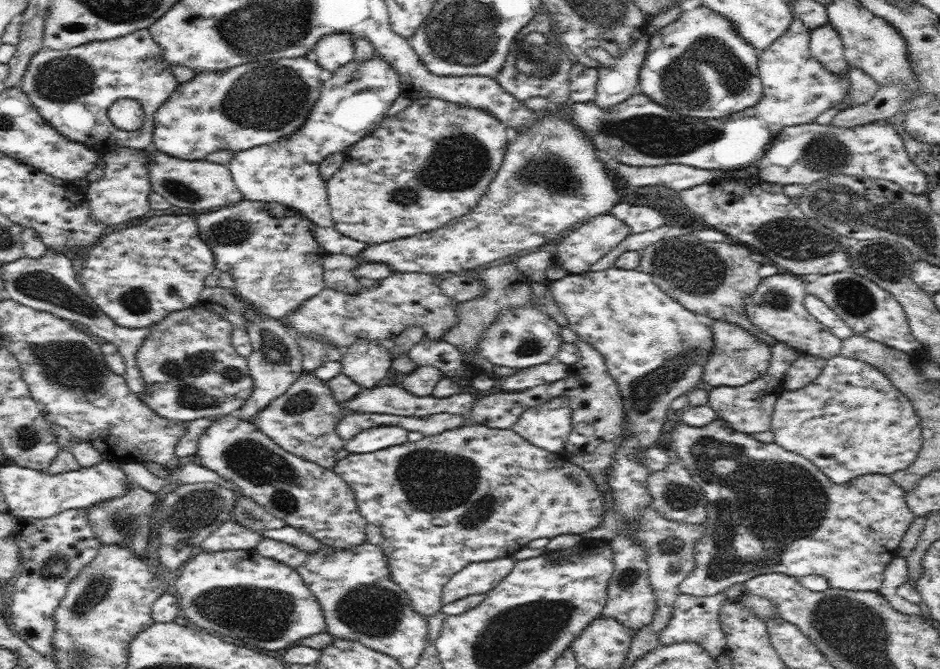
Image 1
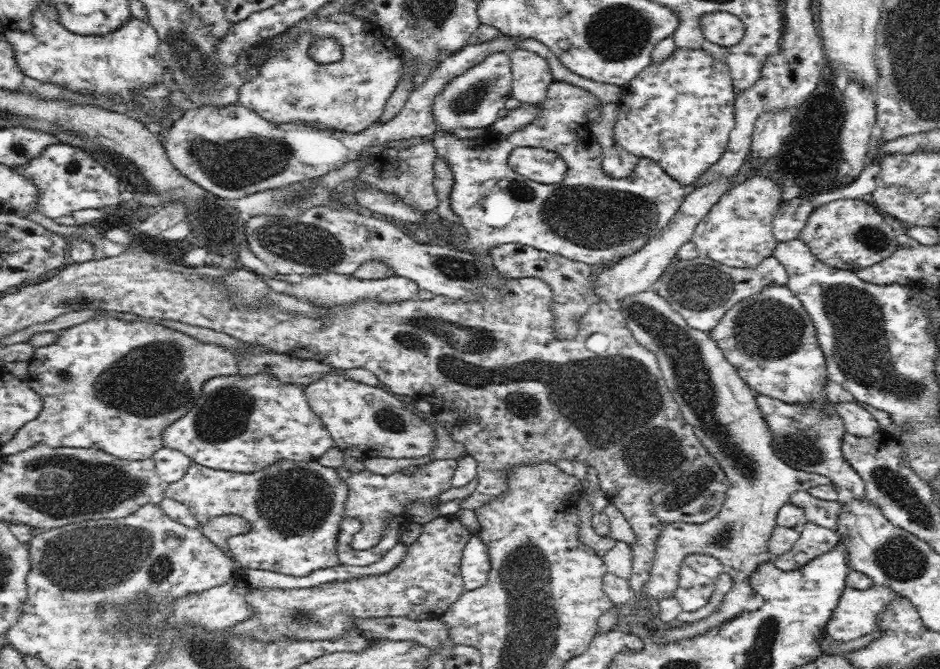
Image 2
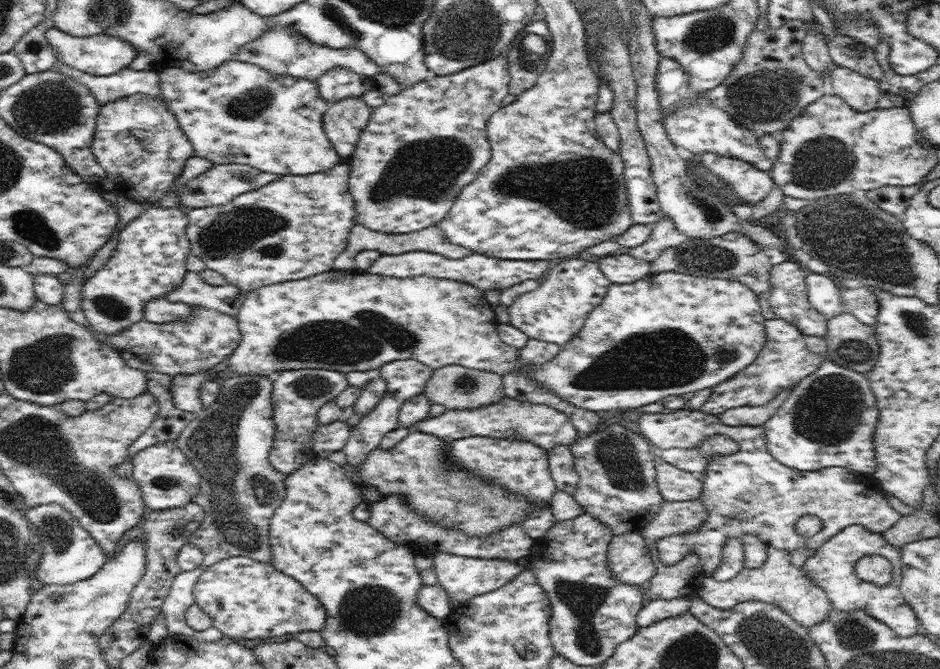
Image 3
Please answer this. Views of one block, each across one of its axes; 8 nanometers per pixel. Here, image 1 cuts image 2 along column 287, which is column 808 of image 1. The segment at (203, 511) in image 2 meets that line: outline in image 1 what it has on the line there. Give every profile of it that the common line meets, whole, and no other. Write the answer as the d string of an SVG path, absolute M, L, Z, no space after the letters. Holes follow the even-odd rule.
M717 417L712 422L698 426L690 426L680 419L669 430L671 446L675 451L675 460L686 467L692 478L700 485L708 500L706 505L707 520L704 535L695 543L693 556L696 568L688 574L687 578L679 585L679 592L692 596L704 597L715 596L725 592L730 586L746 583L753 576L768 573L780 573L793 576L796 579L817 574L829 581L831 588L848 591L876 591L880 589L883 581L883 572L888 564L896 557L900 542L908 531L910 524L915 520L915 514L910 510L906 502L906 493L891 478L890 475L862 475L844 484L832 482L811 460L797 455L795 452L786 450L776 443L764 443L751 437L749 434L740 432L724 419Z

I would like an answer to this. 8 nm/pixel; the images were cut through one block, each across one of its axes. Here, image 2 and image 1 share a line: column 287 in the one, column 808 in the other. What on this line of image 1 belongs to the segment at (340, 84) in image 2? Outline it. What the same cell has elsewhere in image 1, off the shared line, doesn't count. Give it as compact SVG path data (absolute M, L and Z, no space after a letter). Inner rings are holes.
M795 18L788 30L780 39L768 46L758 59L759 78L763 86L762 99L751 108L733 113L724 118L700 119L683 118L674 111L652 101L644 93L634 93L630 99L617 106L602 109L594 102L577 103L571 106L572 121L586 131L590 141L596 145L596 150L613 162L629 164L630 166L664 166L664 164L680 163L705 170L734 170L755 166L769 148L769 144L778 136L782 128L796 126L815 121L820 114L828 109L843 109L841 101L849 94L850 83L847 75L832 75L827 72L819 60L811 56L809 39L811 31L804 26L800 18Z

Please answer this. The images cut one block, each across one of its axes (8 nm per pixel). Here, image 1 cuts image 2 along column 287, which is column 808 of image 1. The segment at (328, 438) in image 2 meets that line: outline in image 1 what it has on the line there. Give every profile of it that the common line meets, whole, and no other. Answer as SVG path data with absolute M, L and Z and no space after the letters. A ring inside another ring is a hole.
M842 354L826 360L824 369L804 388L784 391L776 400L771 420L776 444L811 460L832 482L844 484L857 476L890 475L912 465L922 449L920 416L912 400L900 392L880 369Z

